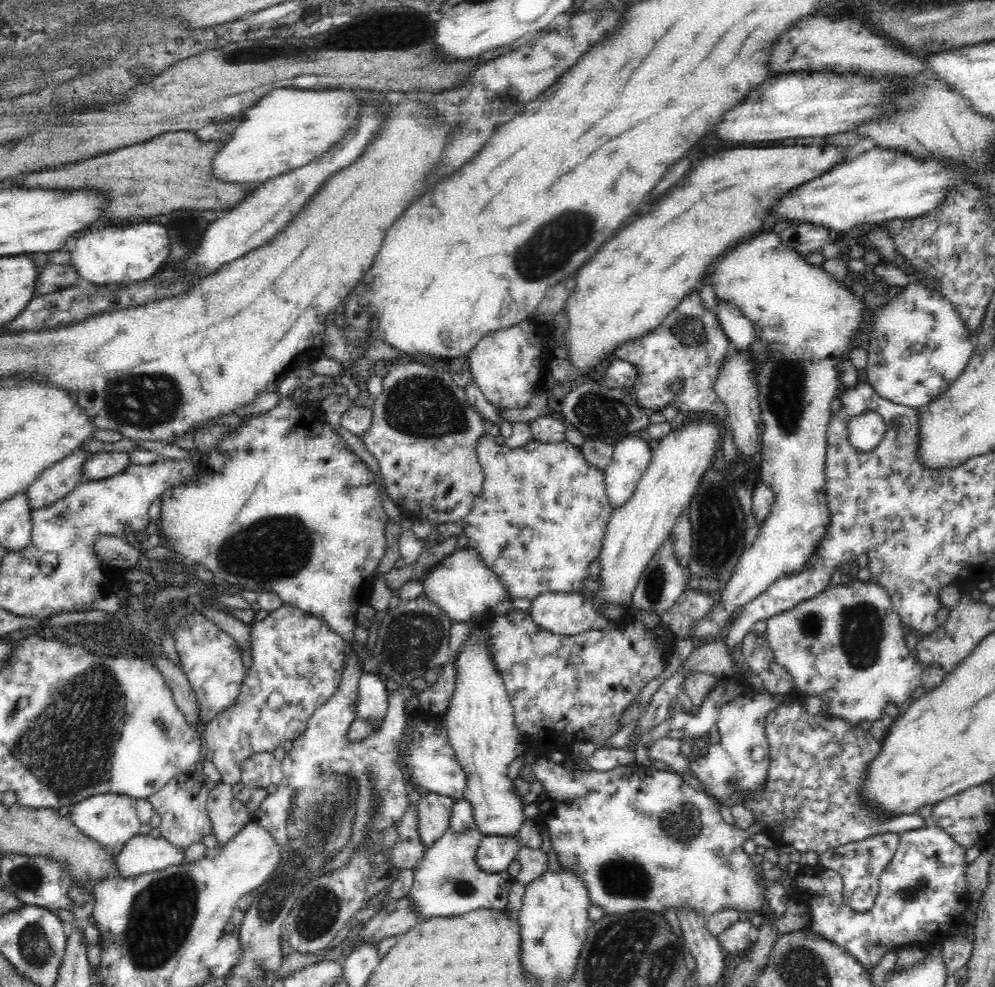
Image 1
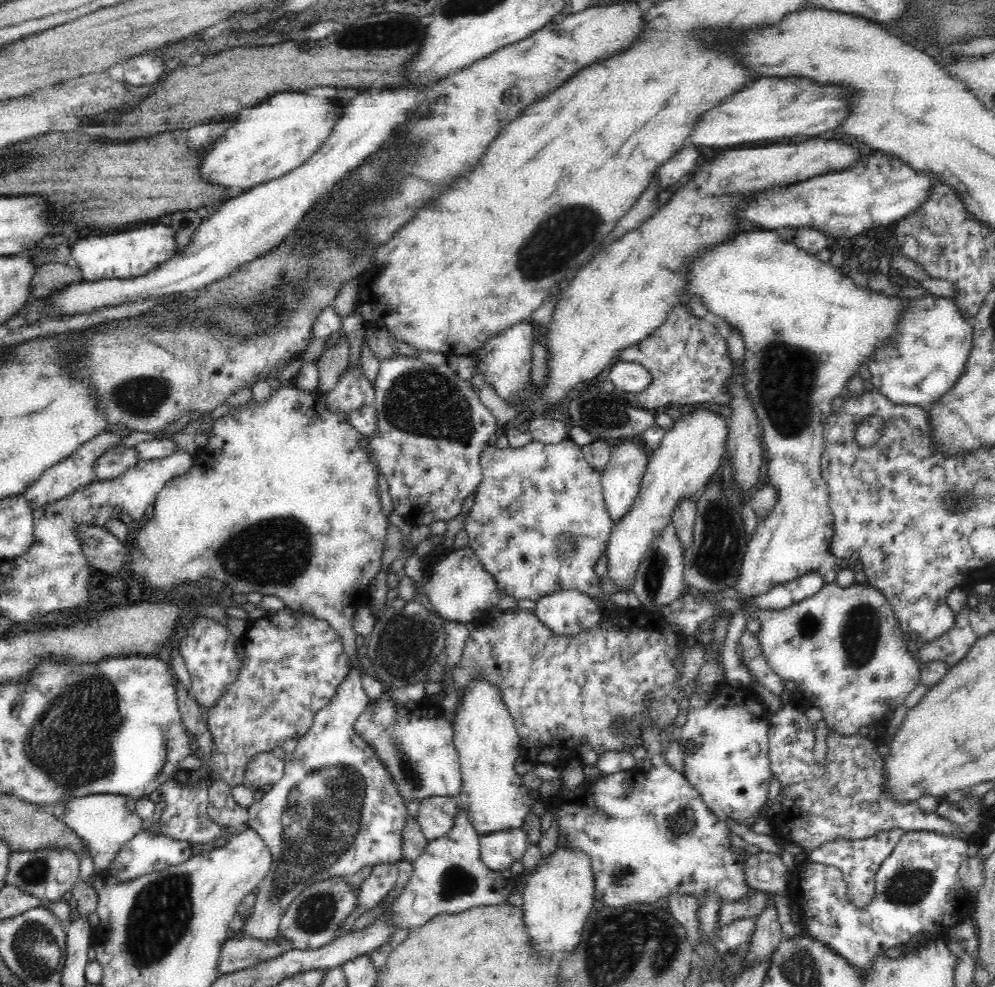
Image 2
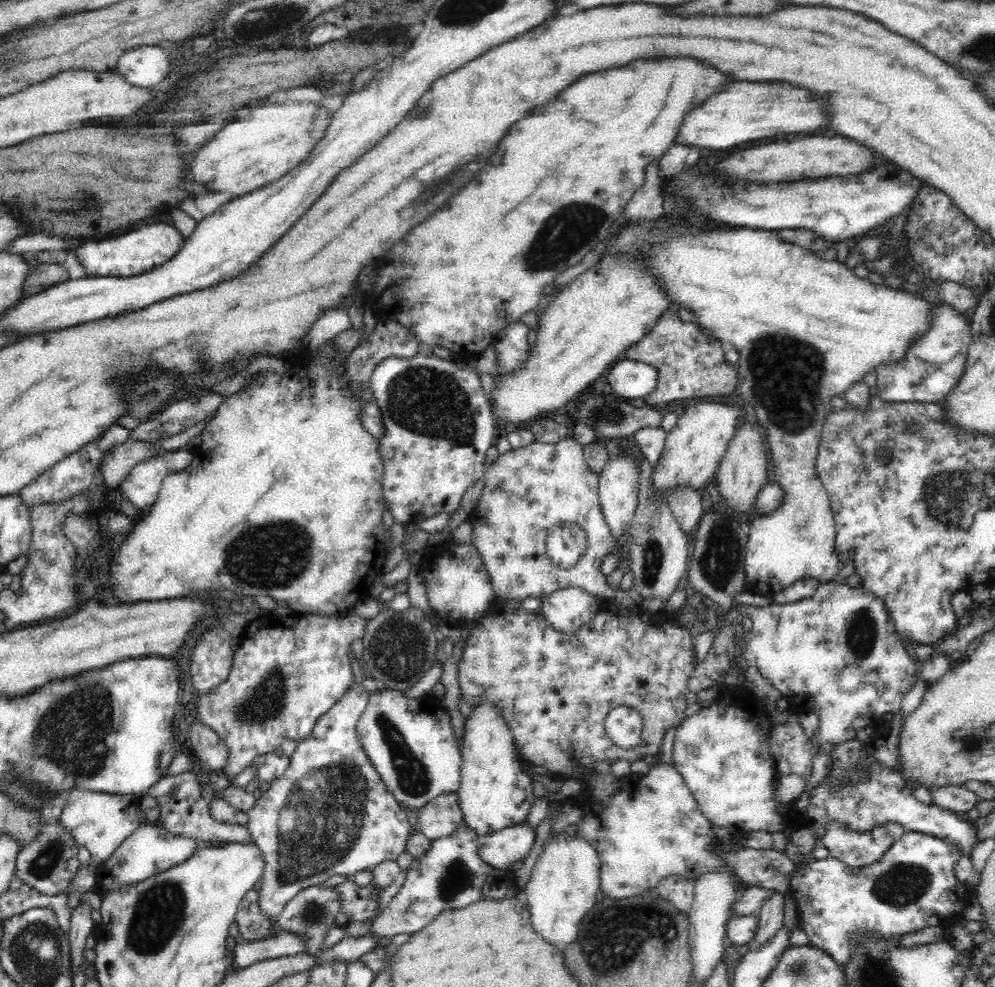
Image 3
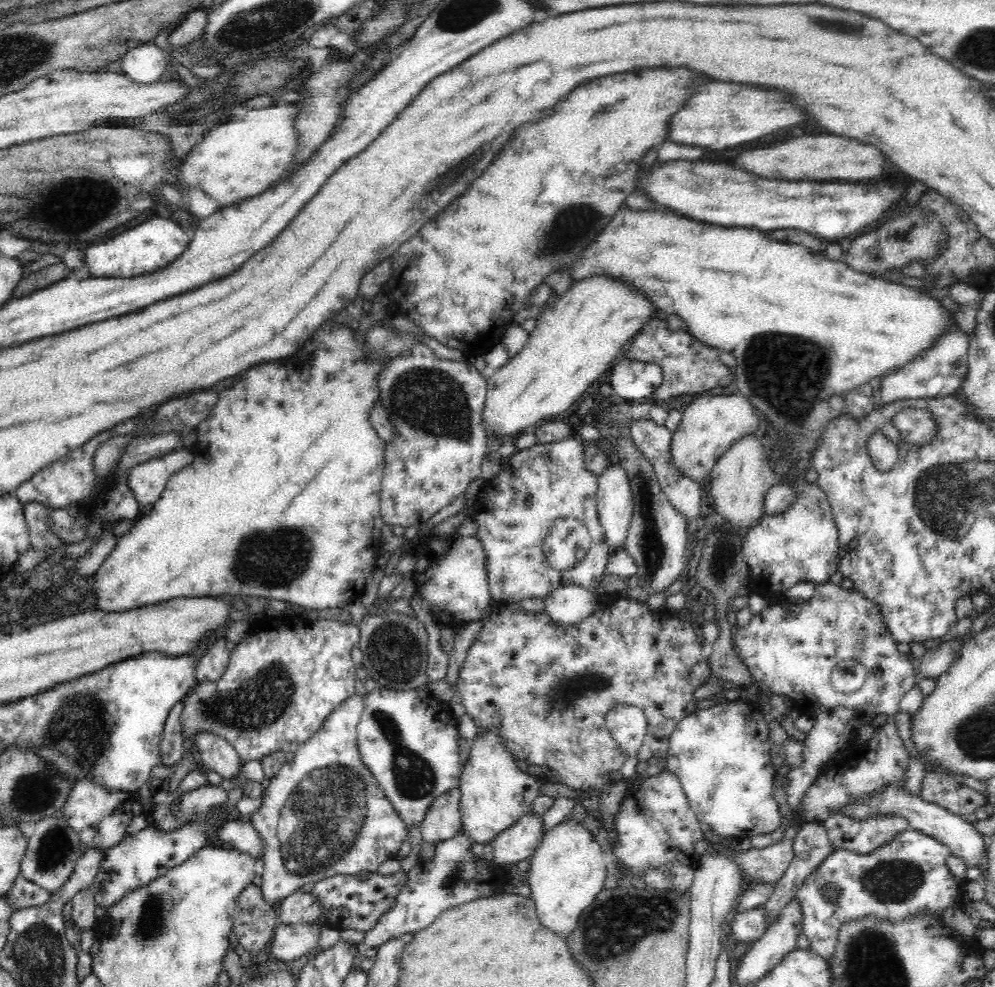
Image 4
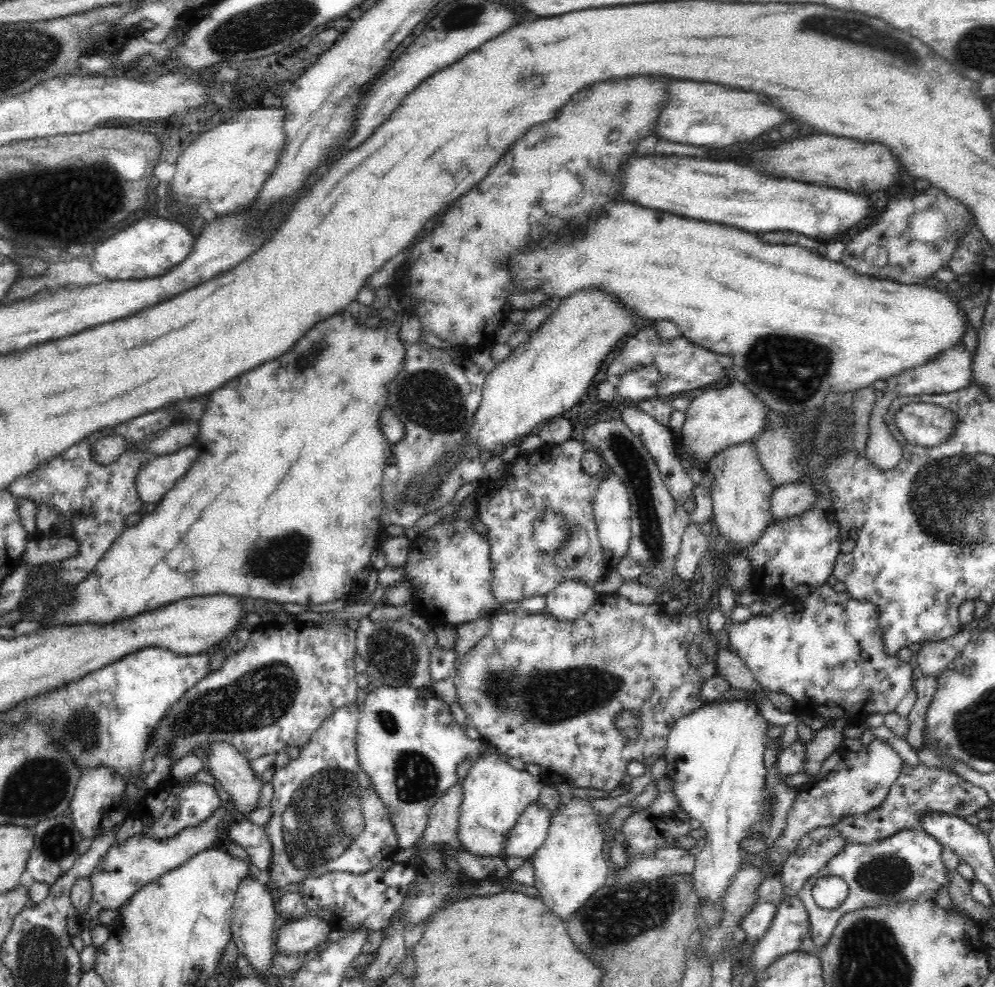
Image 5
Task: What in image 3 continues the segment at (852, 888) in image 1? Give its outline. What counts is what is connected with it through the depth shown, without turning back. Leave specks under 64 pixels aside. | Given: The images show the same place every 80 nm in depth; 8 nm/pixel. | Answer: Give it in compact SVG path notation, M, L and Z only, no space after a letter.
M889 822L884 826L874 827L865 833L855 833L850 829L844 829L842 825L830 823L822 839L812 846L812 860L838 859L851 873L859 873L875 862L878 862L885 852L904 834L902 826Z

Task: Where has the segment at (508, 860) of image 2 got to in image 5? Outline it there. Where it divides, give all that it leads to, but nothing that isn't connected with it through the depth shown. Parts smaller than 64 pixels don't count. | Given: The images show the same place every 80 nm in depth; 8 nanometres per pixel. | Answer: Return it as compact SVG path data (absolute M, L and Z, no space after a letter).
M537 802L518 817L504 838L500 858L530 858L544 842L550 826L550 811Z

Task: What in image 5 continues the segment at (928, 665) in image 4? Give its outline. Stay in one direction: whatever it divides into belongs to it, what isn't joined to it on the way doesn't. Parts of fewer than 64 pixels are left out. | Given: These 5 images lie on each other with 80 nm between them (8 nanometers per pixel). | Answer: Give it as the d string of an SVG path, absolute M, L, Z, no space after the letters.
M976 621L957 632L955 636L945 640L925 642L924 646L920 648L917 659L923 674L926 676L938 675L944 669L949 668L972 639L973 632L978 630L975 624Z

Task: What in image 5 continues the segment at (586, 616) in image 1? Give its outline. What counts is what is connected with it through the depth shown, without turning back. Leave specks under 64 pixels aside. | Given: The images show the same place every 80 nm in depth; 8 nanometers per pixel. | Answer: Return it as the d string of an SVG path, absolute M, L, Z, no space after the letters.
M562 582L545 596L546 611L558 620L574 620L586 614L600 598L593 588L580 582Z

